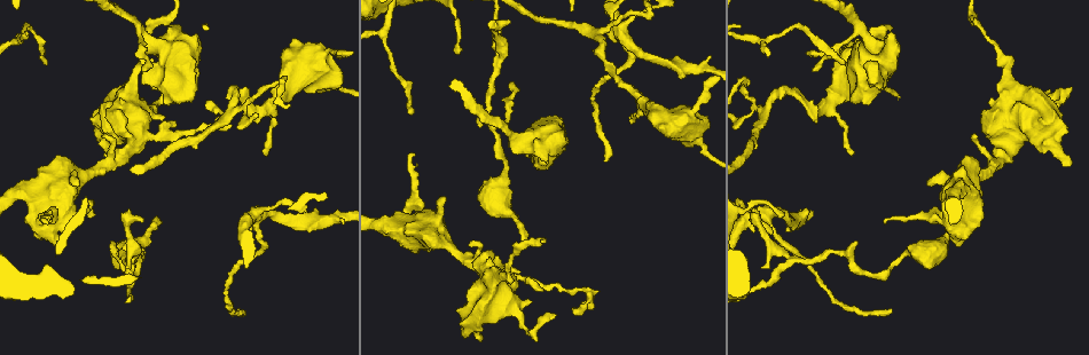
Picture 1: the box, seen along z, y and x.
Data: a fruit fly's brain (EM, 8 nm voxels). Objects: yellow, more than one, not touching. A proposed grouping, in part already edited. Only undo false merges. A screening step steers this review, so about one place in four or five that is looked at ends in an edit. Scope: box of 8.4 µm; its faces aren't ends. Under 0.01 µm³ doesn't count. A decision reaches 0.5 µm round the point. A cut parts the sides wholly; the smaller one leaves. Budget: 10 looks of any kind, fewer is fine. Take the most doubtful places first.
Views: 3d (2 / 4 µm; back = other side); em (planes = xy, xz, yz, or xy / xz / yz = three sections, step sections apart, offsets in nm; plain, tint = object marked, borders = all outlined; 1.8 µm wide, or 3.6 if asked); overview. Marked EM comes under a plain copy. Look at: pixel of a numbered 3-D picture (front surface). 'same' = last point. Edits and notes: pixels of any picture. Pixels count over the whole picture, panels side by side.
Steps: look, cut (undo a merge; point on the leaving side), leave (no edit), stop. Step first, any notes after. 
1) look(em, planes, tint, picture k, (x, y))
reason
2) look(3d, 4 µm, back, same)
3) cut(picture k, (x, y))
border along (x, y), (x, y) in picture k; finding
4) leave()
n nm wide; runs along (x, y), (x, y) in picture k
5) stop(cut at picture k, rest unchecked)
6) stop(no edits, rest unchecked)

look(em, planes, tint, picture 1, (763, 214))
four-way junction

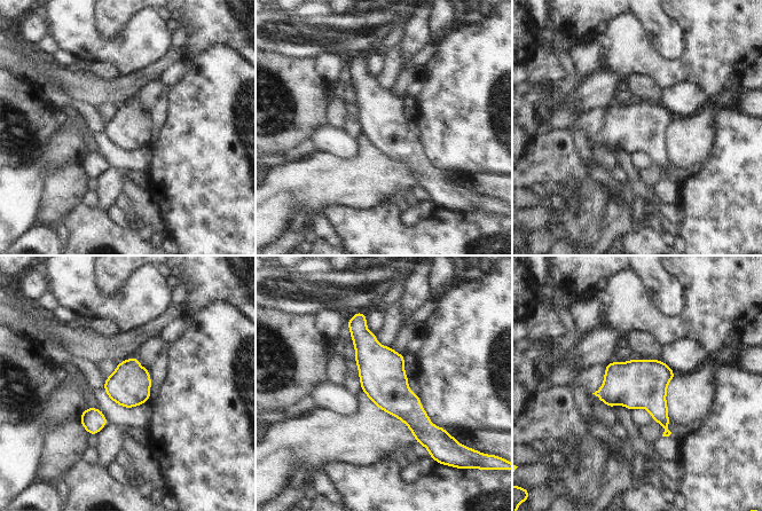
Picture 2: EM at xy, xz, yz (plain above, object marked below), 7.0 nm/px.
leave()
runs along (360, 320), (423, 440) in picture 2; all the same neuron

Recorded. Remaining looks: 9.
look(3d, 2 µm, picture 1, (138, 31))
sudden change in width

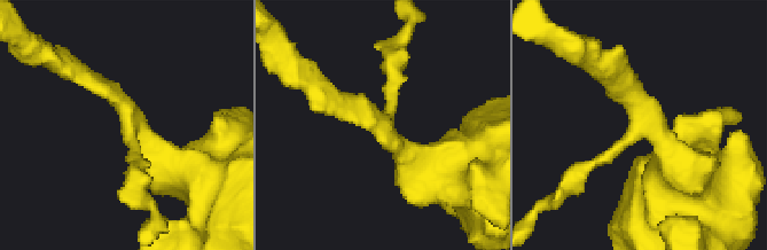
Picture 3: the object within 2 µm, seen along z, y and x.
look(em, yz, step 16, tint, picture 3, (136, 128))
3 arms; shape alone is not enough

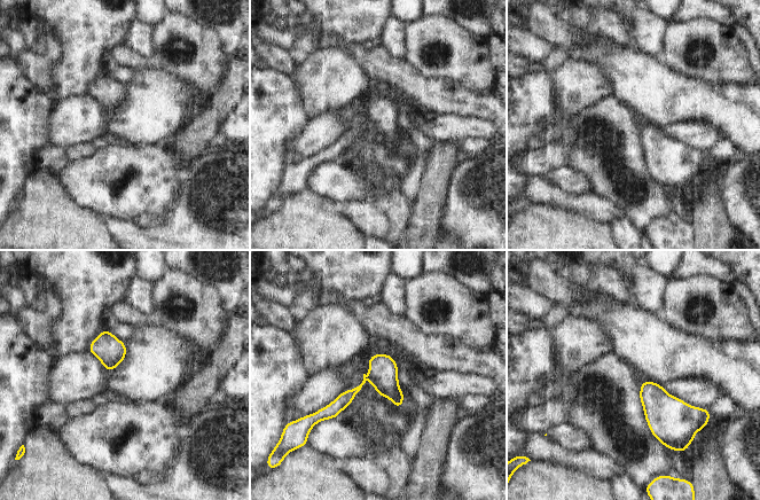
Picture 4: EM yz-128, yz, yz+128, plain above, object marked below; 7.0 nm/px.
look(em, planes, borders, same)

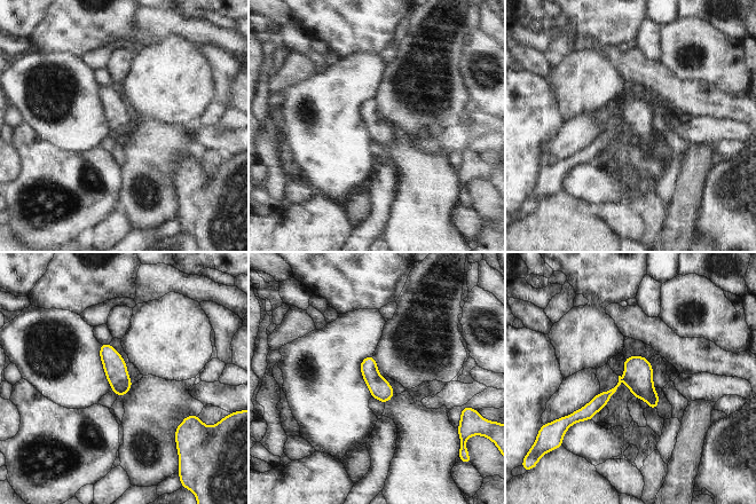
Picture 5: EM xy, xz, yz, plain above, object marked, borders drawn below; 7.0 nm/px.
leave()
150 nm wide; runs along (646, 362), (585, 414), (575, 416) in picture 5; all the same neuron

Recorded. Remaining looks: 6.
look(em, 3.6 µm, planes, tint, picture 1, (132, 133))
sudden change in width

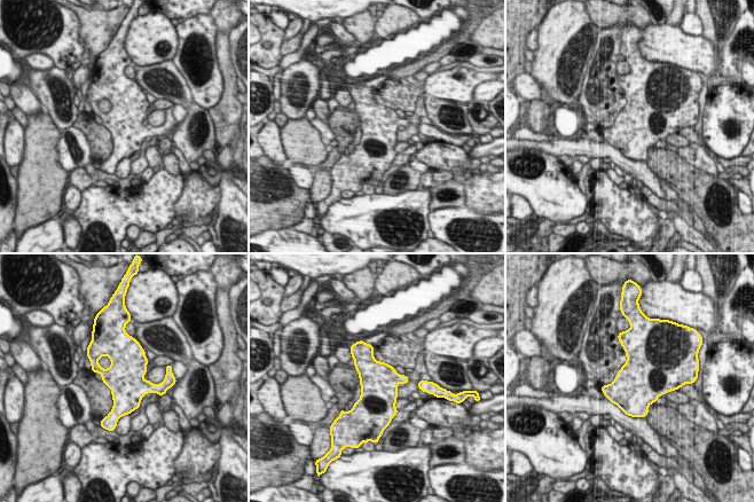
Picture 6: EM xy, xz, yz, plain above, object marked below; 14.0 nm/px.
leave()
550 nm wide; continuous, no second neuron

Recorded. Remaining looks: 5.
look(em, xy, step 8, borders, picture 1, (47, 191))
abrupt turn

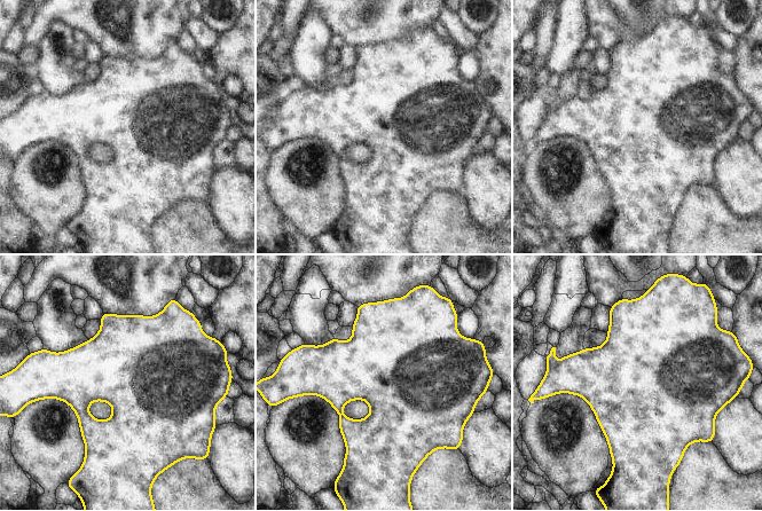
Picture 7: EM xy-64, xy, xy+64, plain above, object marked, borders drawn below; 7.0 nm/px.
look(em, planes, borders, same)
cut it another way

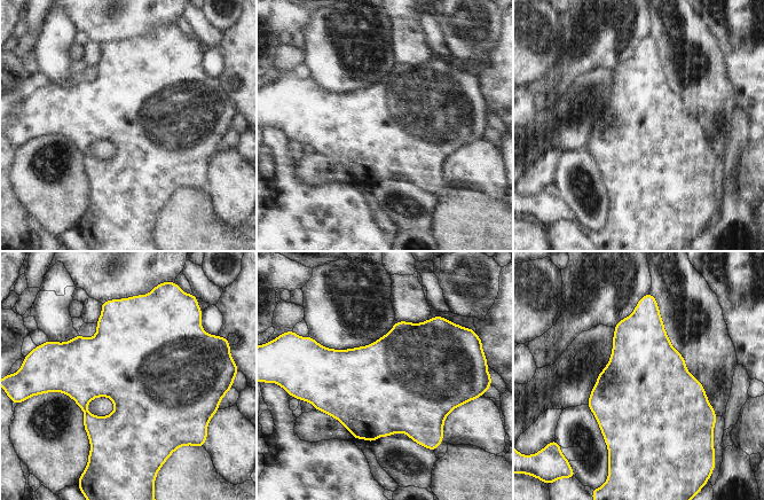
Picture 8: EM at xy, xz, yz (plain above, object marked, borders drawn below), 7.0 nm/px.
leave()
all the same neuron

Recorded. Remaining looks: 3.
stop(no edits, rest unchecked)

